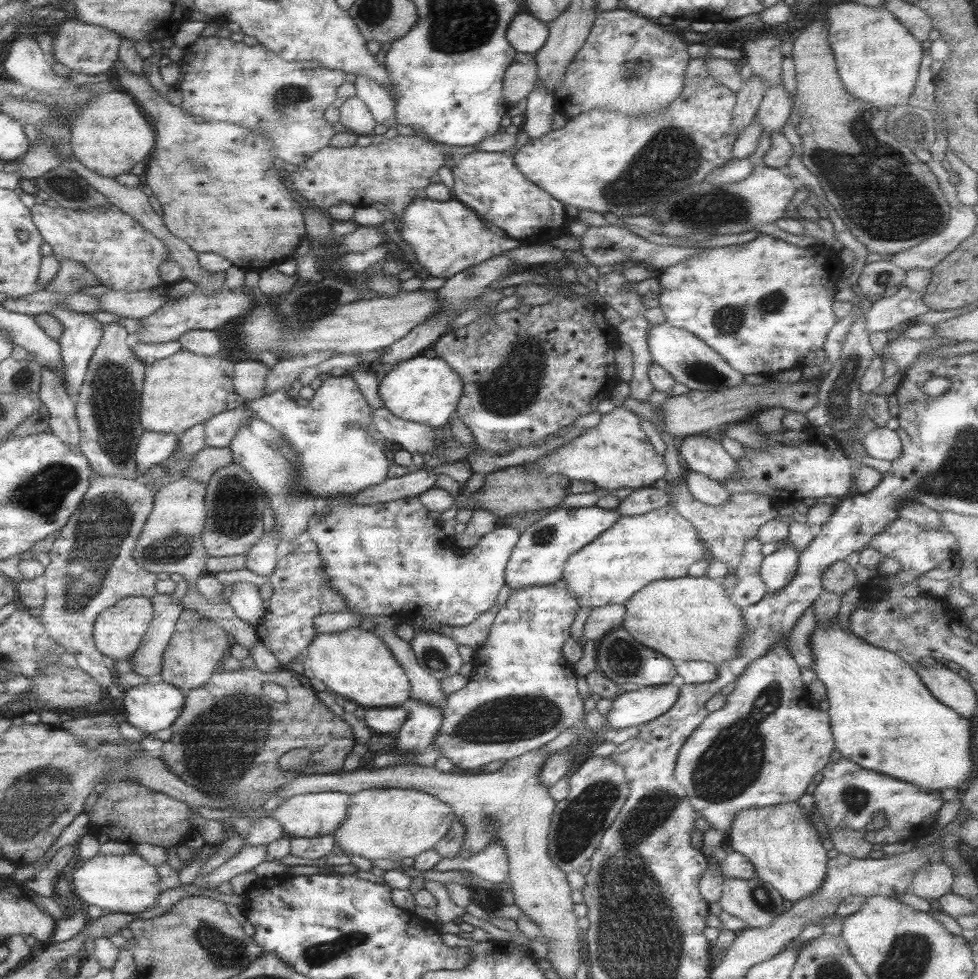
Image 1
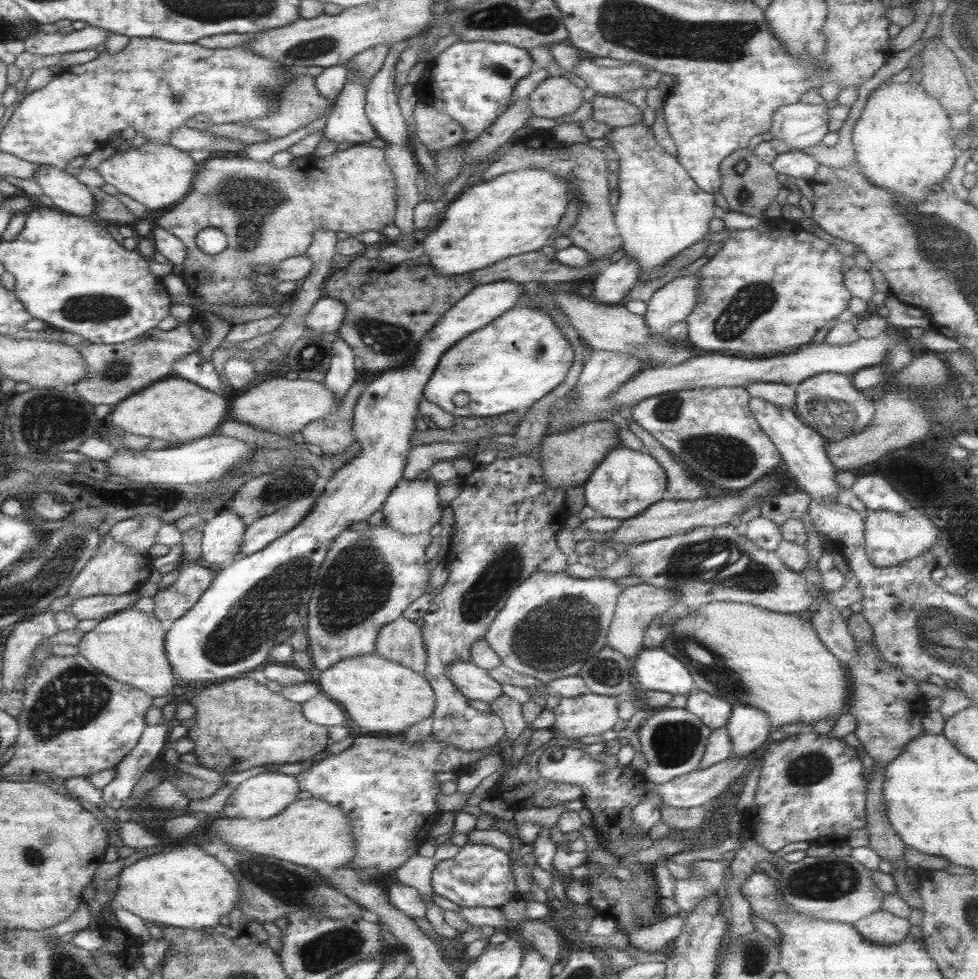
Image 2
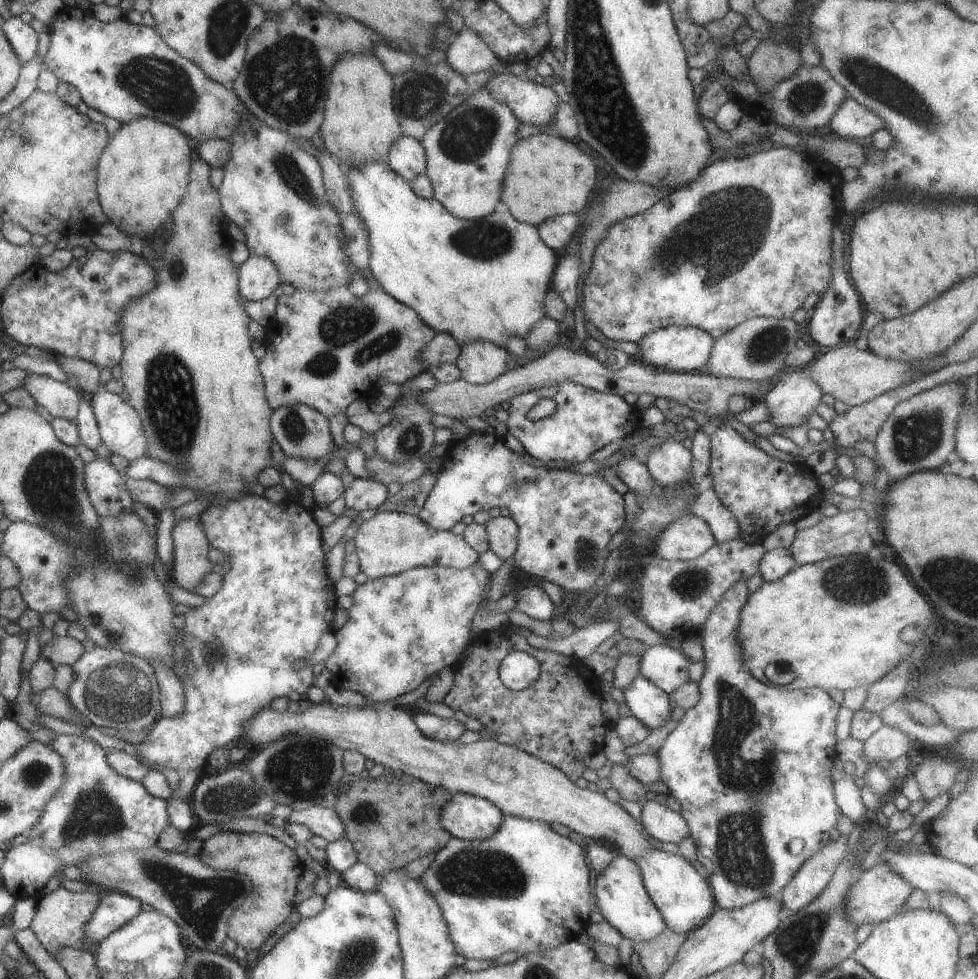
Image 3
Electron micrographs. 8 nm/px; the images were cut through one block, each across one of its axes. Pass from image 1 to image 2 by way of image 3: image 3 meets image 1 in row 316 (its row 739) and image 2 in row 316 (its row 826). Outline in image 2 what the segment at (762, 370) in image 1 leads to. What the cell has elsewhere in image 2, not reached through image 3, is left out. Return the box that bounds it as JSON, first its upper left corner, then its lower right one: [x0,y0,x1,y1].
[683,222,851,359]

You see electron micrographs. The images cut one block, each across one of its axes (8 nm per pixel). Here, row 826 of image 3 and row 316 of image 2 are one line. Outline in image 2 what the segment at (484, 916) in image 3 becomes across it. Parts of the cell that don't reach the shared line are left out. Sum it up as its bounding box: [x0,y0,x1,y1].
[422,303,574,418]

